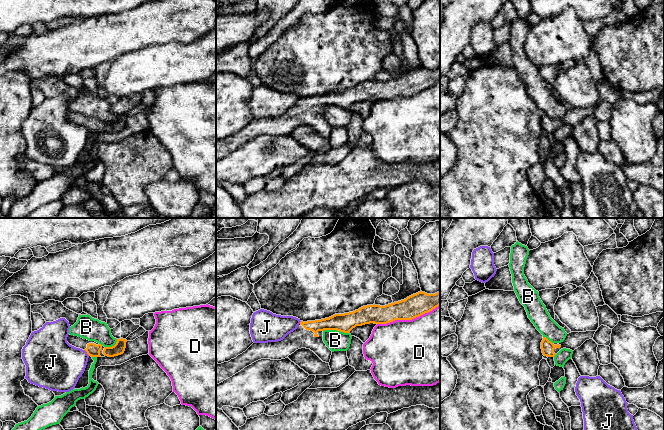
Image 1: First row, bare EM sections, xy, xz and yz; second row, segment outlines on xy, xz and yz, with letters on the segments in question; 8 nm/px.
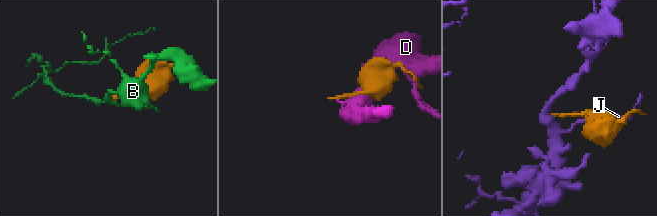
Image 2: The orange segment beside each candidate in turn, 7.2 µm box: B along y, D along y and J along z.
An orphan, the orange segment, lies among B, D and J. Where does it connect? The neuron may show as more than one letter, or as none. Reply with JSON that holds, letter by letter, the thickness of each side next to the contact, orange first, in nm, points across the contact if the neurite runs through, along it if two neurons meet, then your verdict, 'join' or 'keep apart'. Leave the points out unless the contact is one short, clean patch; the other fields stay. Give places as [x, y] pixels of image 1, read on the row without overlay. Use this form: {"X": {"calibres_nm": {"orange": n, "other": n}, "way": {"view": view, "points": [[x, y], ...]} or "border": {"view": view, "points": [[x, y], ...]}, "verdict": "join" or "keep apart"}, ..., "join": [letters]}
{"B": {"calibres_nm": {"orange": 150, "other": 160}, "border": {"view": "xz", "points": [[323, 106], [339, 106], [349, 109]]}, "verdict": "keep apart"}, "D": {"calibres_nm": {"orange": 180, "other": 500}, "verdict": "keep apart"}, "J": {"calibres_nm": {"orange": 110, "other": 380}, "border": {"view": "xy", "points": [[84, 126], [89, 131]]}, "verdict": "keep apart"}, "join": []}

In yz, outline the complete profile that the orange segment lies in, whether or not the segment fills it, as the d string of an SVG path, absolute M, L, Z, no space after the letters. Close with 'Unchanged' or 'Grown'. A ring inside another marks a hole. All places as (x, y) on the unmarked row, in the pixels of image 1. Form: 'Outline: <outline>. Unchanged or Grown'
Outline: M596 107L571 108L567 110L565 116L561 119L552 119L546 113L543 113L541 118L542 129L544 132L554 133L563 124L574 127L586 116L593 115L595 108Z. Grown

